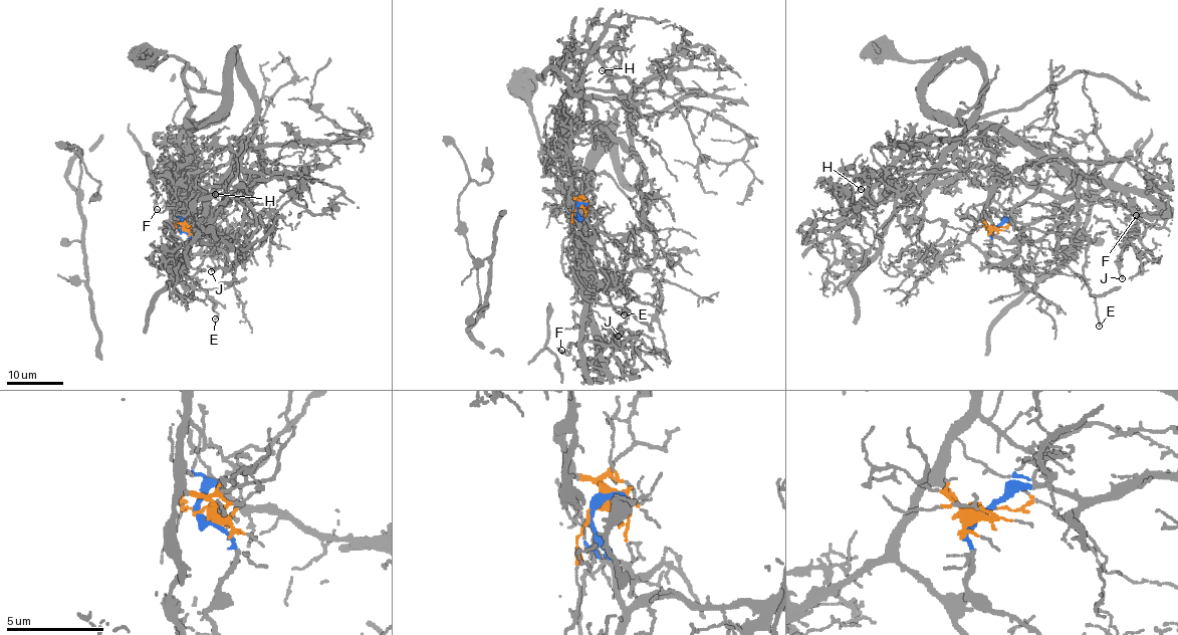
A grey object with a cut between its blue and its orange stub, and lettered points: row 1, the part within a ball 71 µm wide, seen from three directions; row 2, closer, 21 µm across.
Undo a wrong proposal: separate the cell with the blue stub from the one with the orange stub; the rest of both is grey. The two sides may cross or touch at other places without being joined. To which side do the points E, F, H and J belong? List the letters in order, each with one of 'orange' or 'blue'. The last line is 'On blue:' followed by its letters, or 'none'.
E: orange
F: blue
H: orange
J: blue
On blue: F, J

